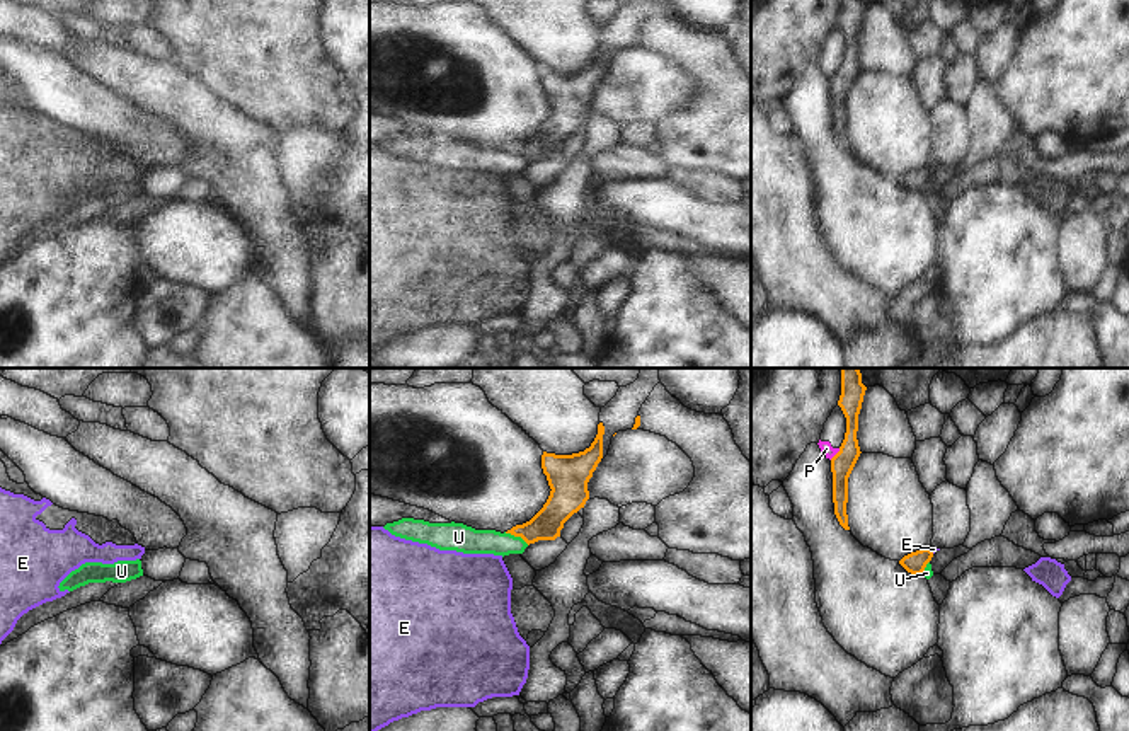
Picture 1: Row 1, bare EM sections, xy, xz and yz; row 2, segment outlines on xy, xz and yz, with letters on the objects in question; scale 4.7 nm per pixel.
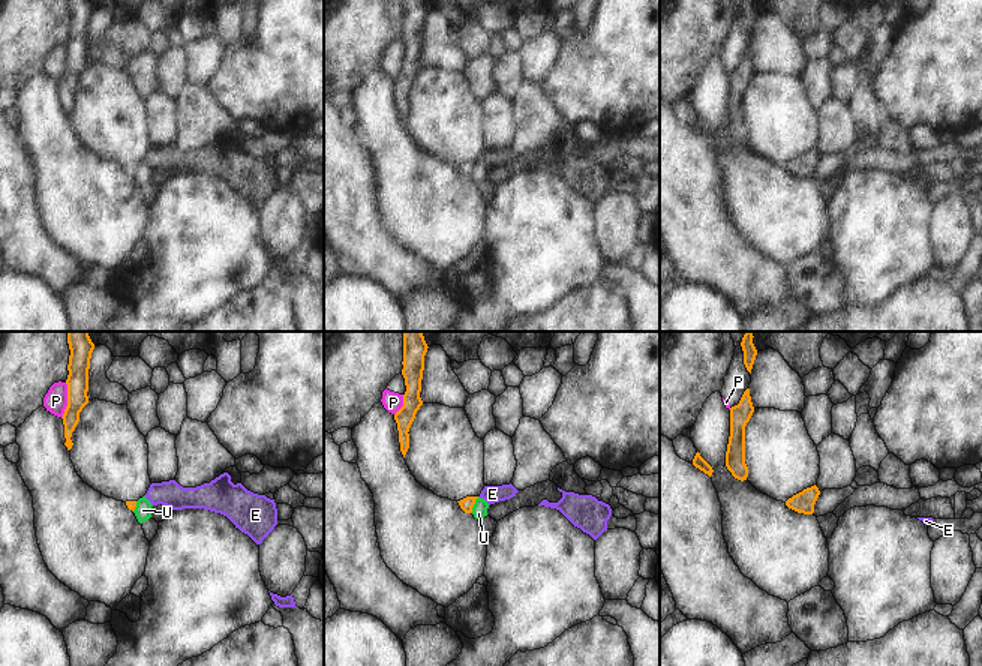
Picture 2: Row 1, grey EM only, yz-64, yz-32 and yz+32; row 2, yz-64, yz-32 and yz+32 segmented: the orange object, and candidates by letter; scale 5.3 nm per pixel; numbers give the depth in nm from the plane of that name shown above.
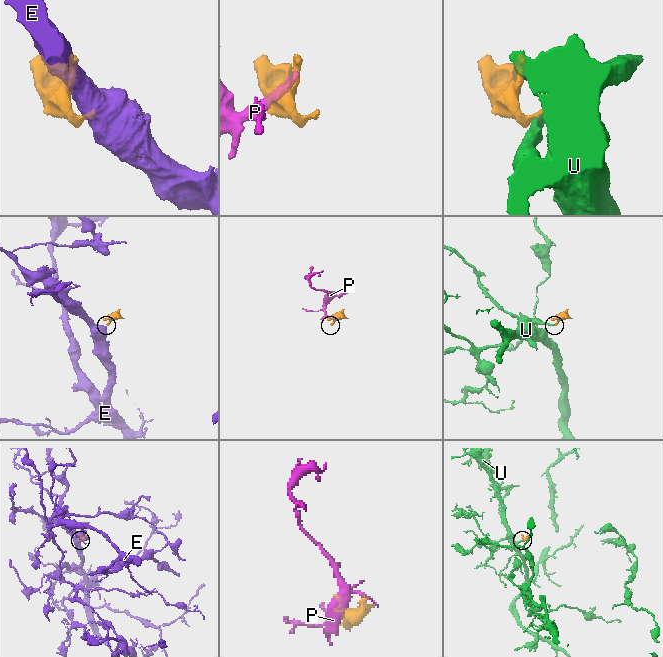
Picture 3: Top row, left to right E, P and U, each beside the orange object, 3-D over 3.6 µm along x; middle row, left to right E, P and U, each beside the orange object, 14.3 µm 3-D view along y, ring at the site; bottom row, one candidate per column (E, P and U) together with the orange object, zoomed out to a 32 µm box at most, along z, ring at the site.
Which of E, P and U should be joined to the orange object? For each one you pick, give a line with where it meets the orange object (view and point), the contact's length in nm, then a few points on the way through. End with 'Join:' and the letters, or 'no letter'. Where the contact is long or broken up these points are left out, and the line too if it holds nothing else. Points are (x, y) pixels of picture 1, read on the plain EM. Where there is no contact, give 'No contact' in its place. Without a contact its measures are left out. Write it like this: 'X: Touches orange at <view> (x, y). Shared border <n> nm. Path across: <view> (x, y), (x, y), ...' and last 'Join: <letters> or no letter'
Join: no letter.

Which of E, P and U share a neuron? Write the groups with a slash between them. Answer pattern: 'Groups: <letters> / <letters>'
Groups: E / P / U.

